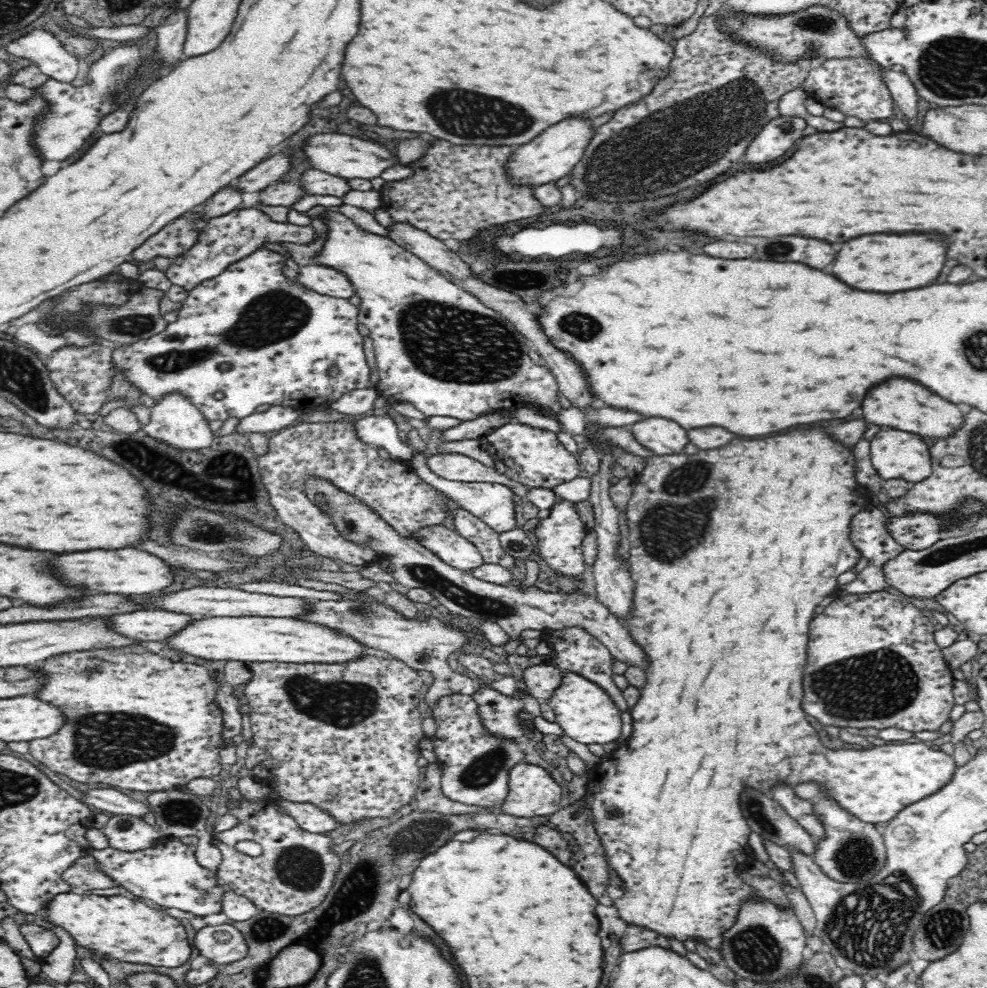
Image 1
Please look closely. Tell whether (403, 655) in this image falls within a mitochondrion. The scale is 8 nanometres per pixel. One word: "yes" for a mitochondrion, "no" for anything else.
no

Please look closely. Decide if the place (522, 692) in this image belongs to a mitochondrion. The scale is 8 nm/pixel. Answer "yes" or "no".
no

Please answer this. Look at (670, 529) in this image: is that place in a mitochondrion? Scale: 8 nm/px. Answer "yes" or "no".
yes

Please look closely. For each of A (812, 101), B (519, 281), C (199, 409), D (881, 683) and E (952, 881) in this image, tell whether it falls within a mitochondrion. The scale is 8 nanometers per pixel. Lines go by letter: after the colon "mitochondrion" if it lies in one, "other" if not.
A: other
B: mitochondrion
C: other
D: mitochondrion
E: other

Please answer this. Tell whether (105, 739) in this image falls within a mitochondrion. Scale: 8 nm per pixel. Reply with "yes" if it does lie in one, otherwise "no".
yes

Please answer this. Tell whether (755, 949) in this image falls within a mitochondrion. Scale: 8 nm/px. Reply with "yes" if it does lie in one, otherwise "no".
yes

